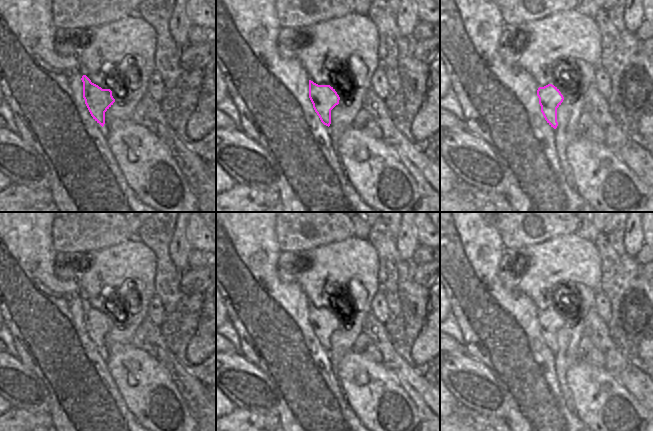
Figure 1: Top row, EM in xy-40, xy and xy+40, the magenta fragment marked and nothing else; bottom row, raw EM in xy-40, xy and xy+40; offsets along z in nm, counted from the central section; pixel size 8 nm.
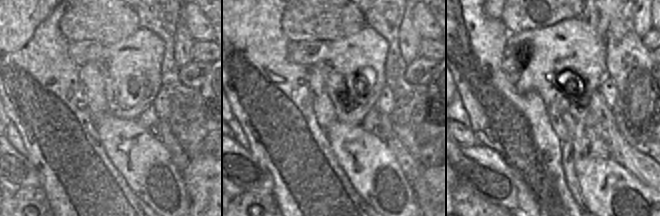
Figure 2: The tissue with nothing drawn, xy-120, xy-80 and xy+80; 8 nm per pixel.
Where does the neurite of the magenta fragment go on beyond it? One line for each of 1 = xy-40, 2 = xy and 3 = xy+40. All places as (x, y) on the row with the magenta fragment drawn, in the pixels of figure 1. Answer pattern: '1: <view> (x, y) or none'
1: none
2: none
3: none

